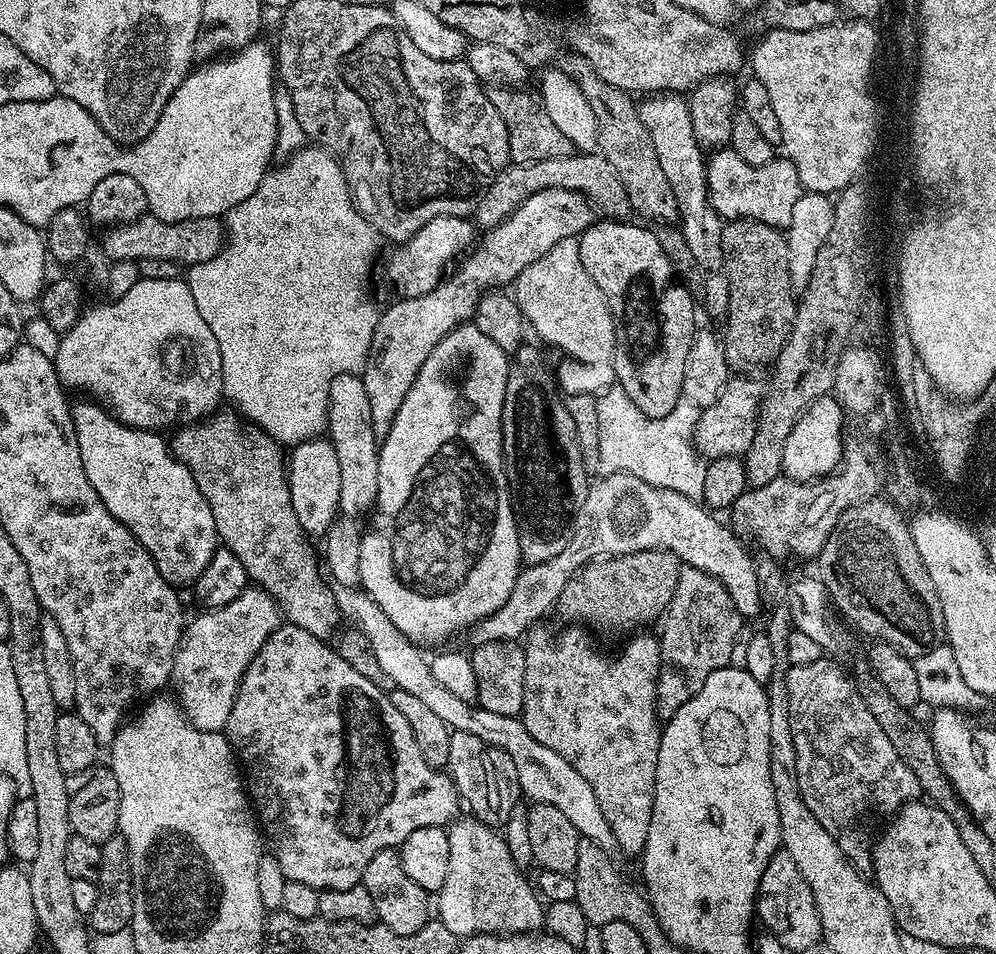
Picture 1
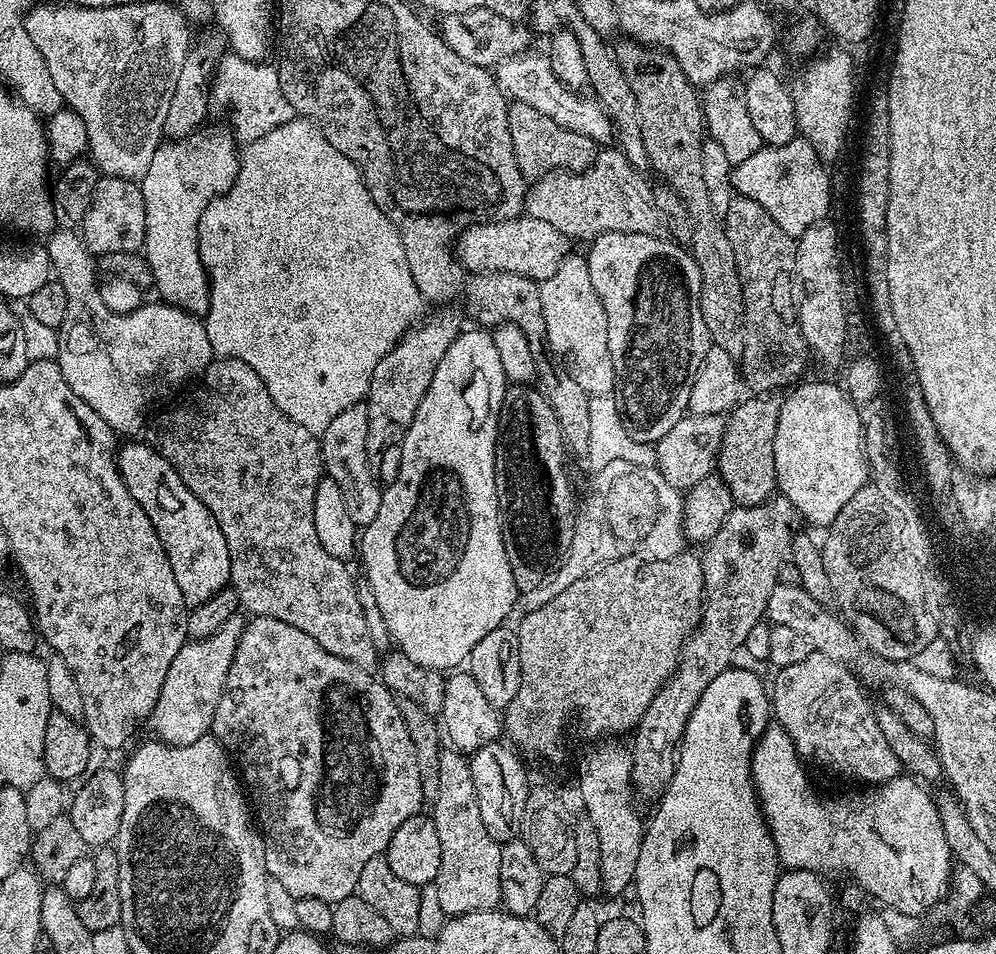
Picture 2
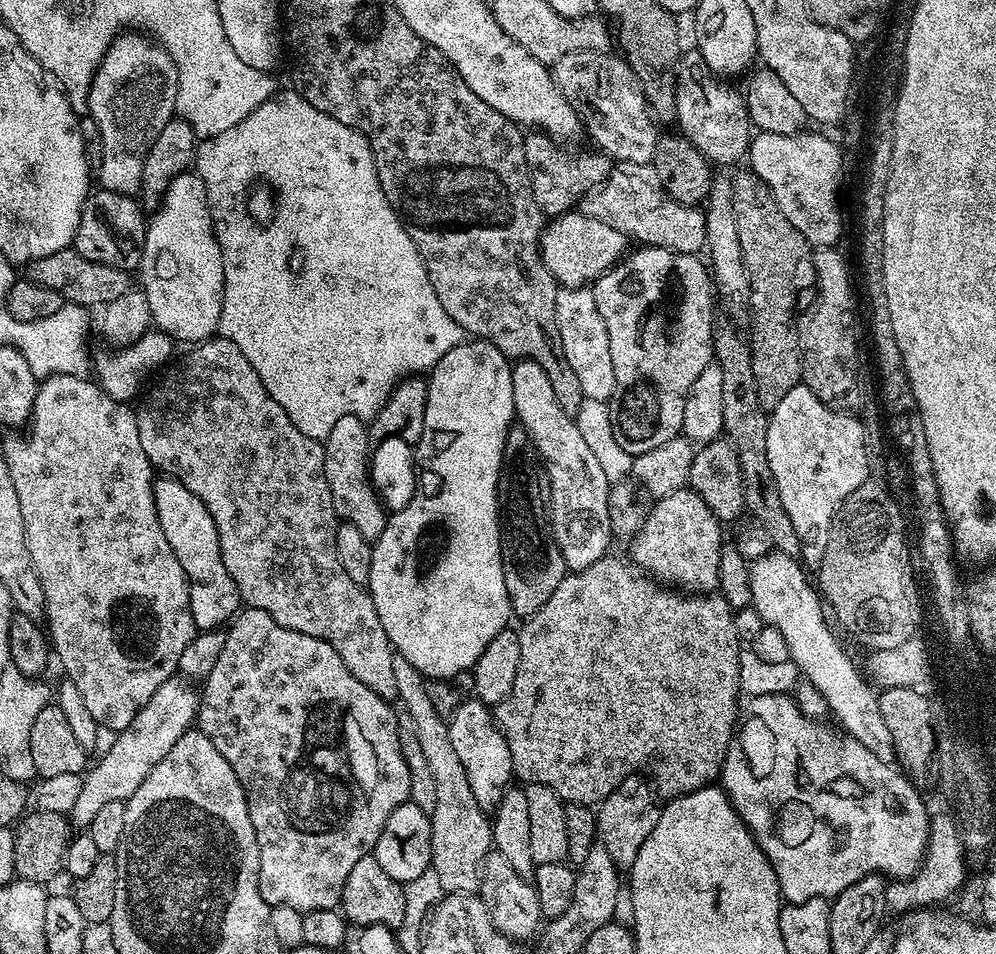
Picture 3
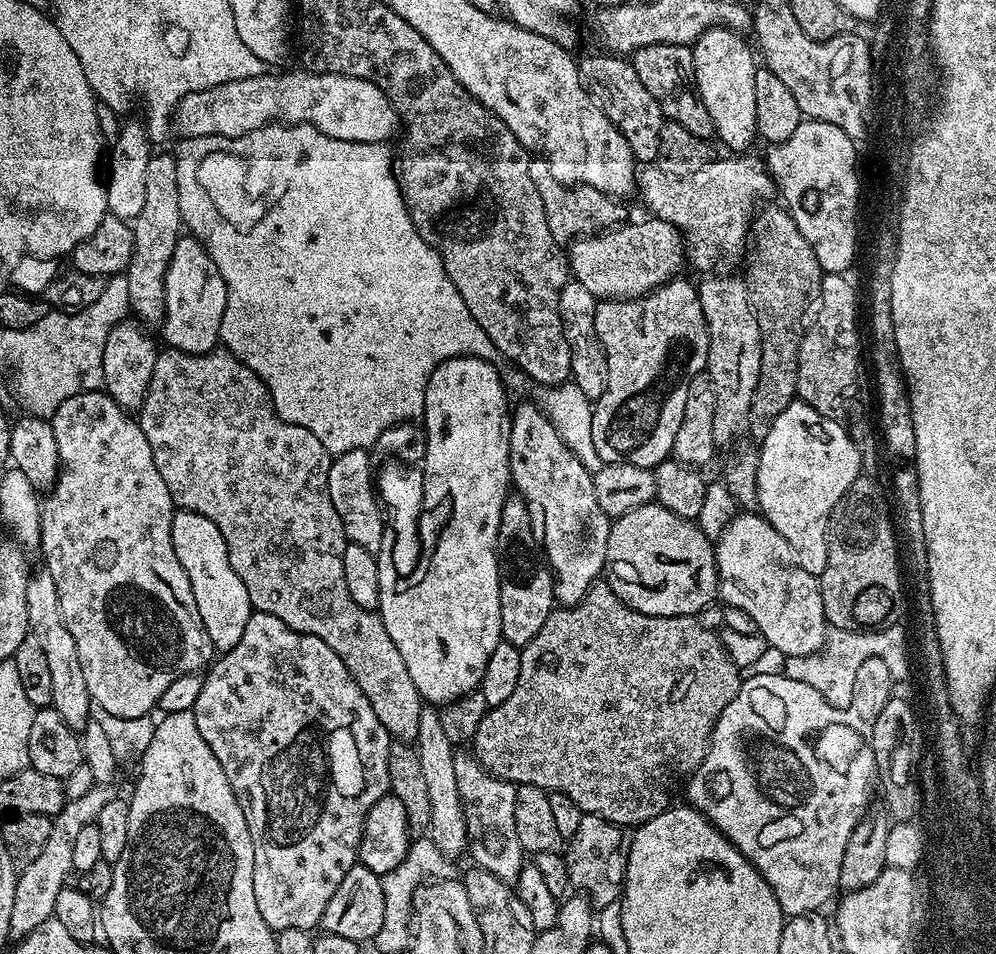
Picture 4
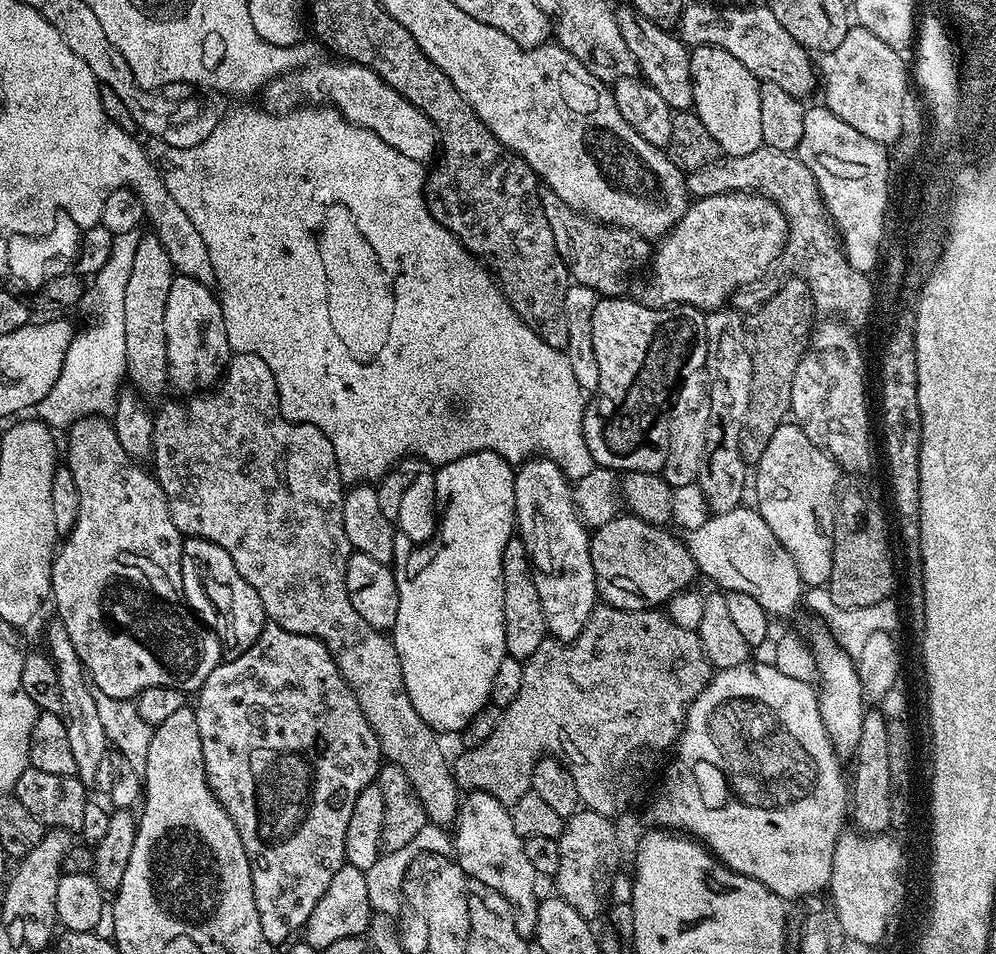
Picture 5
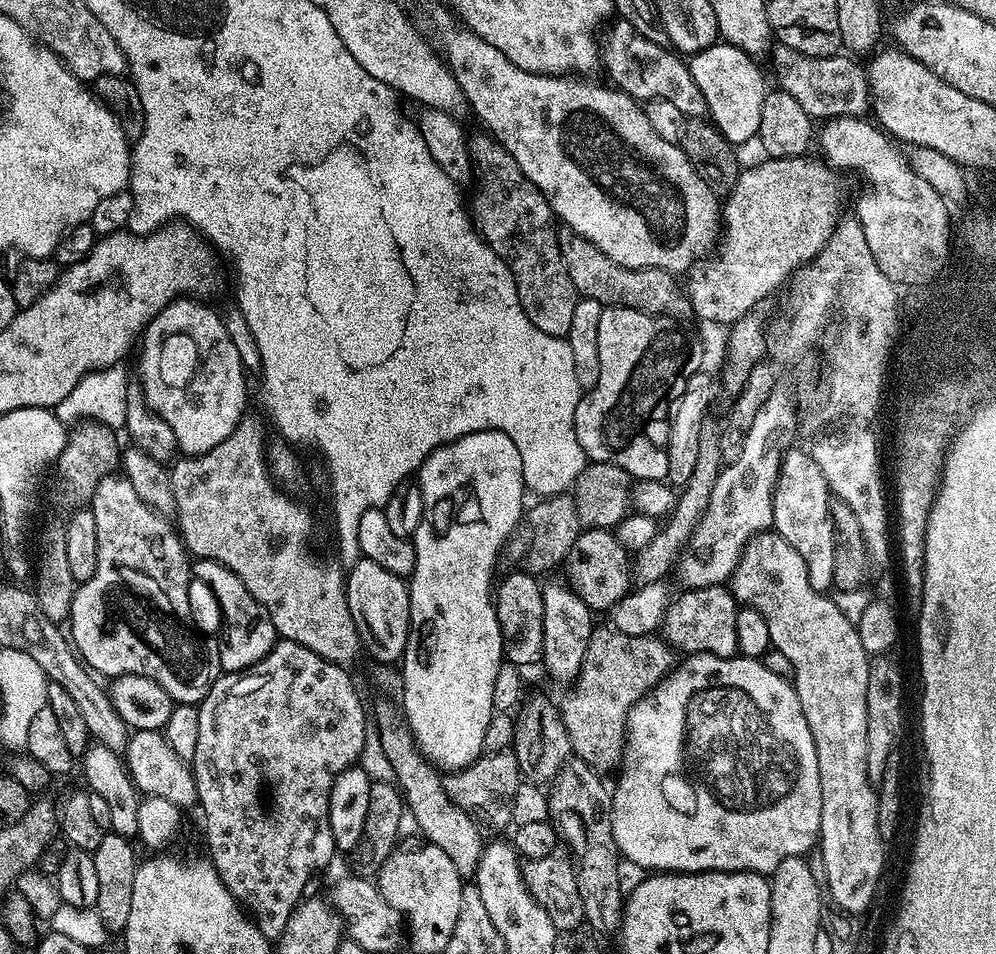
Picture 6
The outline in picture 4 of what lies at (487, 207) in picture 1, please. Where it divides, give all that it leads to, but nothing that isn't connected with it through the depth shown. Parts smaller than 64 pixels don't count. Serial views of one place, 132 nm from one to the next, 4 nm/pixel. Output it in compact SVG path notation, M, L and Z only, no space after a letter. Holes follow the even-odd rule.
M732 154L729 160L713 158L709 164L694 170L689 176L668 176L655 166L644 166L638 172L638 196L644 199L644 204L649 208L651 215L657 220L670 222L683 234L684 250L686 260L689 265L700 271L700 274L713 273L717 268L718 260L715 255L716 247L720 244L720 239L728 232L728 224L736 220L736 211L739 208L748 208L759 196L768 196L774 192L774 181L768 173L768 165L763 159L752 154Z

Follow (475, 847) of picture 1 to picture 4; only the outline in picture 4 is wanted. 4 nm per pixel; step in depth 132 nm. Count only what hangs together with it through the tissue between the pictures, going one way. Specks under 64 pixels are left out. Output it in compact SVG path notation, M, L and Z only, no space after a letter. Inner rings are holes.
M425 706L420 715L420 729L414 741L416 753L422 762L422 775L426 777L426 787L430 793L430 837L445 857L457 858L465 855L468 847L468 827L462 798L458 792L458 777L454 774L454 758L457 749L446 738L442 730L440 713L435 707Z

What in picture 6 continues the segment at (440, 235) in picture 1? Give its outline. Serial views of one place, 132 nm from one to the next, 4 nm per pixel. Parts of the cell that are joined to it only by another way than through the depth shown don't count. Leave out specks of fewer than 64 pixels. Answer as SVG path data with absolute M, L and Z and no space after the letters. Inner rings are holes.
M807 155L777 160L764 158L761 159L761 164L756 164L753 168L745 167L741 171L740 177L722 200L722 235L718 240L720 257L717 258L716 265L709 272L701 266L693 267L687 277L688 284L686 280L688 301L697 317L701 316L712 324L724 324L723 326L737 324L784 279L787 281L801 265L823 250L841 215L840 188L836 185L837 173L823 159L808 159Z

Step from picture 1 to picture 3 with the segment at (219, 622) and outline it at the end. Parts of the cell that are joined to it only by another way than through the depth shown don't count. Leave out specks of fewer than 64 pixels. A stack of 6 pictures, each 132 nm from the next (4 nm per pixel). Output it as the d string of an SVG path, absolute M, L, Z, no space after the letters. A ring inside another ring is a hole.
M173 678L162 682L158 690L154 690L154 698L134 714L134 722L116 733L114 746L106 753L98 756L97 764L83 773L82 791L74 802L74 810L70 814L73 825L87 826L94 820L101 806L110 802L123 800L127 802L134 790L142 786L146 774L170 754L174 742L182 738L182 734L193 727L198 716L198 692L189 681L183 678Z

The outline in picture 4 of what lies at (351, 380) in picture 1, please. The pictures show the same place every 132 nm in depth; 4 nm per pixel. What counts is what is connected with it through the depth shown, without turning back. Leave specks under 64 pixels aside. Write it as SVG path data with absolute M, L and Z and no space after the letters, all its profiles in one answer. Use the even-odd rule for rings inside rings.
M367 448L346 450L346 454L335 457L330 466L330 502L342 518L342 530L349 544L362 546L362 550L380 552L386 542L386 512L374 487L374 461Z

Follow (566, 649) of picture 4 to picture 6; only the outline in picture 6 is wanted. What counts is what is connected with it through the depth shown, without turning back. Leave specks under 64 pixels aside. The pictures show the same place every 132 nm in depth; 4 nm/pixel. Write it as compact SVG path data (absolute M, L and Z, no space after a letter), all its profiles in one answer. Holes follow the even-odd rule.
M613 626L593 627L588 640L586 658L582 658L580 674L571 681L564 701L559 701L560 716L572 737L574 752L601 774L608 774L621 763L624 755L624 738L628 730L628 715L639 700L643 700L674 667L673 649L659 635L635 636L619 632ZM507 750L481 754L470 766L447 773L443 782L450 802L454 802L454 806L461 808L470 819L485 829L504 828L512 824L514 794L518 794L518 786L522 782L515 752Z

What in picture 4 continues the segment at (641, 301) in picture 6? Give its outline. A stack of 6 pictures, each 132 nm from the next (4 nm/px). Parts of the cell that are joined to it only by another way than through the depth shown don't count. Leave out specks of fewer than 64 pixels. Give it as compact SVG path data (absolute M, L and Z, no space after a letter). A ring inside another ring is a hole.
M533 158L530 162L530 179L538 186L538 198L542 198L542 210L546 210L546 226L550 226L550 234L554 234L554 242L562 246L571 245L573 240L581 236L595 236L607 232L629 219L628 212L621 201L608 196L602 190L594 190L594 186L585 184L563 184L554 178L550 166L542 158Z

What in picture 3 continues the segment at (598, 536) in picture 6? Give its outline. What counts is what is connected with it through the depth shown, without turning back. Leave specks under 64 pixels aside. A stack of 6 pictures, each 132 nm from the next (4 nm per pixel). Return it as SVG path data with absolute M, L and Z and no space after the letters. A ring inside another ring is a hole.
M685 486L674 490L674 494L659 497L655 501L653 508L647 509L644 525L636 531L636 535L631 537L632 556L630 560L641 573L647 574L651 579L664 586L675 586L688 594L712 594L719 589L719 562L722 551L720 544L721 521L702 502L702 498L697 492Z

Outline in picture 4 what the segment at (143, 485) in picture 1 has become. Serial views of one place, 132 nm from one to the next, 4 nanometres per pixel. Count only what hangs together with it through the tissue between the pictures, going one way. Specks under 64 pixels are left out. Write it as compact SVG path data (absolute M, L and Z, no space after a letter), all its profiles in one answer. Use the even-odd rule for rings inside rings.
M180 510L173 515L170 538L174 542L174 554L178 554L178 562L182 562L182 570L186 570L190 578L194 602L210 634L213 649L220 654L228 652L238 638L242 638L242 630L246 630L246 622L250 622L254 609L246 586L242 586L242 578L238 578L234 566L230 566L222 530L202 514Z

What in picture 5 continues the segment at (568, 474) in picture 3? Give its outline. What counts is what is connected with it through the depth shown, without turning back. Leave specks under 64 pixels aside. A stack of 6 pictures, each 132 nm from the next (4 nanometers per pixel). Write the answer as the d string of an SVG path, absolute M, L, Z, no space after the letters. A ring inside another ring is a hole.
M529 458L515 469L514 502L516 503L516 528L519 539L524 541L528 559L532 561L534 586L538 586L538 598L542 598L542 610L549 633L555 639L570 642L582 634L588 625L590 614L598 606L594 562L590 562L590 532L580 513L576 511L572 497L573 485L552 460Z

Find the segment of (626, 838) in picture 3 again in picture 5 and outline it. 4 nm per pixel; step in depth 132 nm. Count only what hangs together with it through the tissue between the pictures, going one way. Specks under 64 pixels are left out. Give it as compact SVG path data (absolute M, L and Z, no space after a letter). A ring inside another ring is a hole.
M577 810L567 817L564 833L560 835L558 846L558 874L554 877L555 895L564 899L580 915L594 918L600 912L600 891L605 891L604 859L616 844L616 828L611 819L597 812Z

